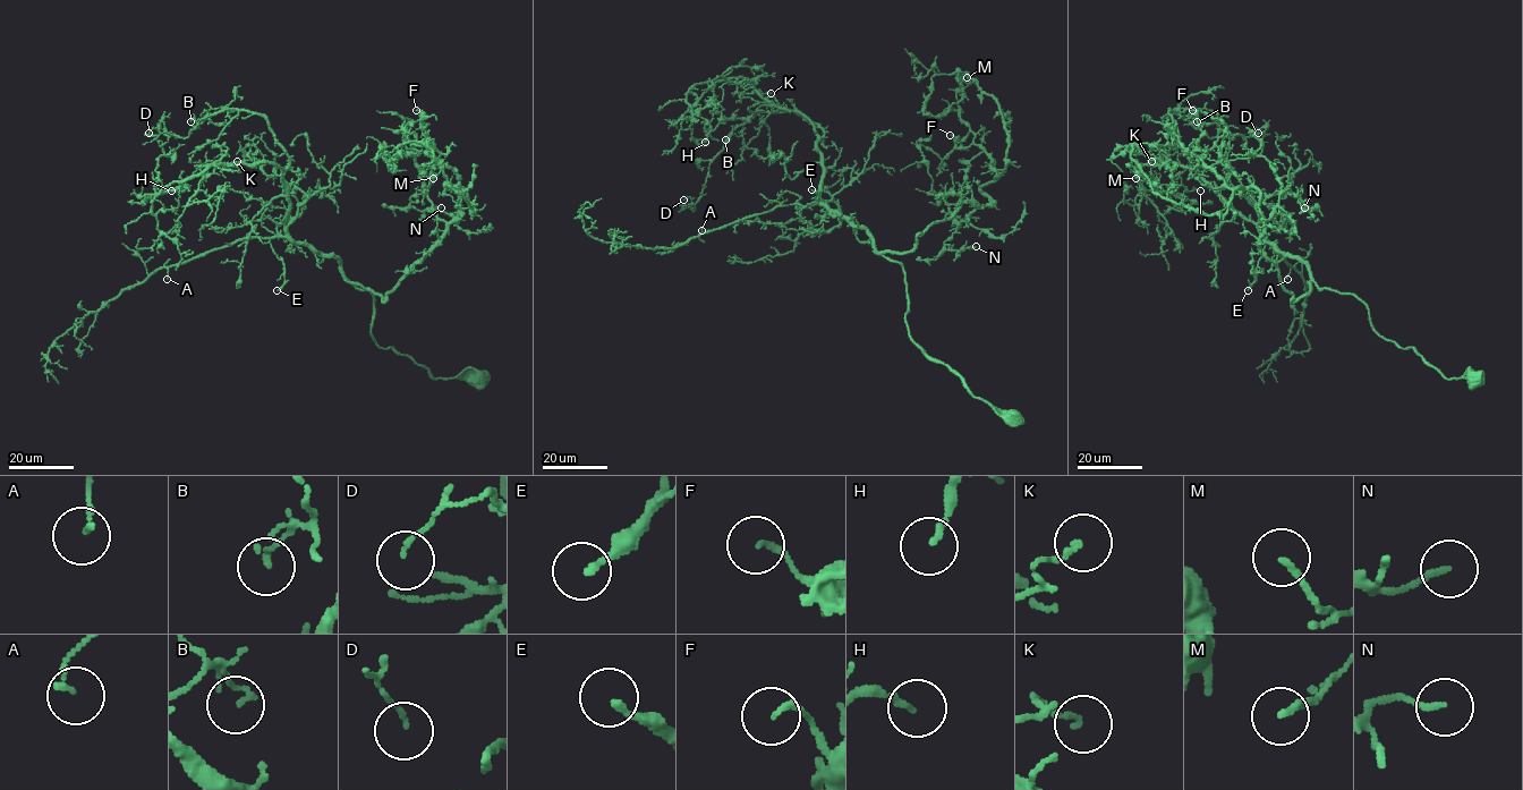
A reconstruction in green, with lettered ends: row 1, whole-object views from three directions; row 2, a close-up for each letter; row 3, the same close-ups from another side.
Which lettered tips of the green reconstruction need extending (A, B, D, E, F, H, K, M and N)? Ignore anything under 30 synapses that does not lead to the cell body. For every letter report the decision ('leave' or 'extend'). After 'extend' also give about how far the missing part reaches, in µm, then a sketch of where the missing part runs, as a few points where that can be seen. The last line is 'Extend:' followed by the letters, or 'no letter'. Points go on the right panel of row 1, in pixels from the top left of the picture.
A: leave
B: leave
D: leave
E: leave
F: leave
H: leave
K: leave
M: leave
N: leave
Extend: no letter

